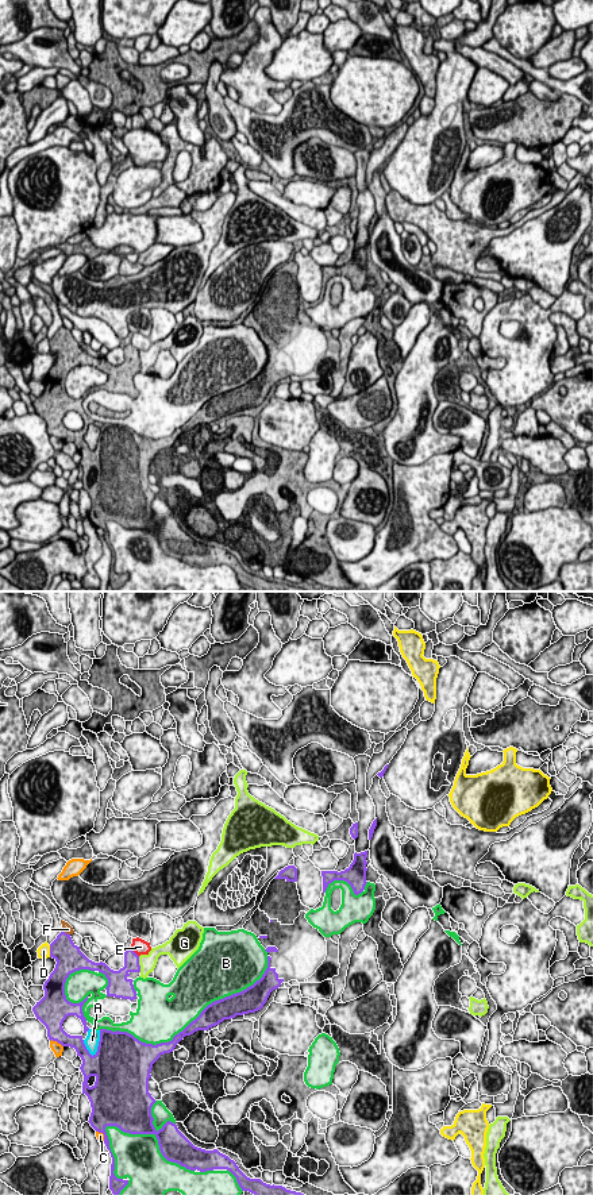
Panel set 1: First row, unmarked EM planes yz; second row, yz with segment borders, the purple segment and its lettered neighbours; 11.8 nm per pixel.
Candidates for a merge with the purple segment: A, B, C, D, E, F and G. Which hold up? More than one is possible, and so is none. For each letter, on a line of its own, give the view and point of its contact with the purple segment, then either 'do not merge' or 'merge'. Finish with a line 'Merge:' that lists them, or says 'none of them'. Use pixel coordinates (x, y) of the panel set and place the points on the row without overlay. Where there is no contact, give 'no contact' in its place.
A: yz (99, 439) | do not merge
B: yz (191, 417) | do not merge
C: yz (57, 436) | do not merge
D: yz (50, 346) | do not merge
E: yz (134, 347) | do not merge
F: yz (66, 328) | do not merge
G: yz (138, 359) | do not merge
Merge: none of them

